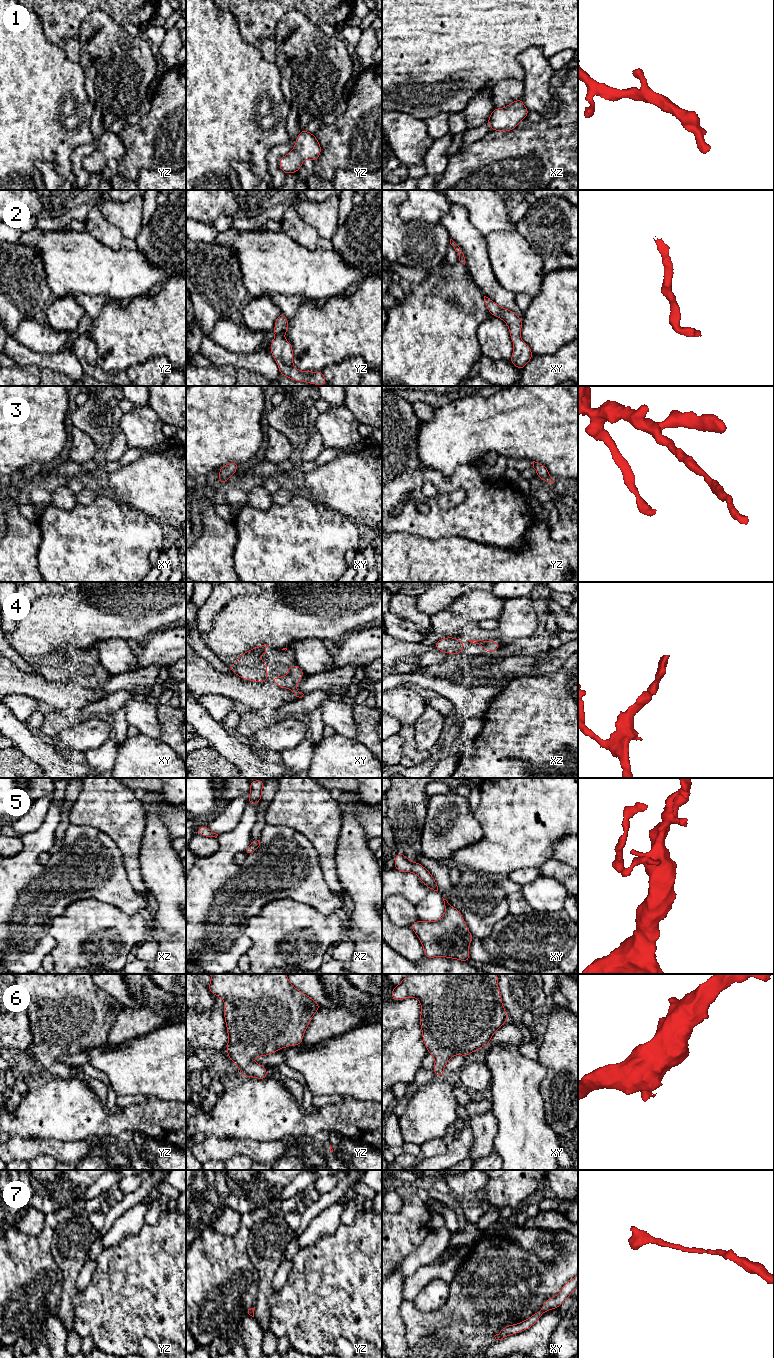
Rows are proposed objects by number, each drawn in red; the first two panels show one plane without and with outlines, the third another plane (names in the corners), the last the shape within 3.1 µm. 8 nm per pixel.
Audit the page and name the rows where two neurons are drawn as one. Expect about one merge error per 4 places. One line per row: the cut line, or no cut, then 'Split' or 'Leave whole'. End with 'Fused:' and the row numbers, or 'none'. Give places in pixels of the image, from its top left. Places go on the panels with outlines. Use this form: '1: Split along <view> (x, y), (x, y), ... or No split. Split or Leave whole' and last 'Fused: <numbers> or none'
1: No split. Leave whole
2: No split. Leave whole
3: No split. Leave whole
4: No split. Leave whole
5: No split. Leave whole
6: No split. Leave whole
7: No split. Leave whole
Fused: none

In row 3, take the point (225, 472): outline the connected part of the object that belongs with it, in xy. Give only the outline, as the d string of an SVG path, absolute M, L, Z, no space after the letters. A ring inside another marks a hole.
M230 462L219 469L219 483L224 484L232 475L236 473L239 464Z

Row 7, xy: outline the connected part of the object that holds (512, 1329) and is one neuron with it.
M578 1274L566 1282L556 1296L547 1299L539 1312L534 1313L531 1317L520 1323L503 1327L500 1333L494 1336L495 1339L501 1340L506 1336L514 1335L529 1329L541 1318L544 1313L549 1310L559 1308L576 1287L578 1287Z

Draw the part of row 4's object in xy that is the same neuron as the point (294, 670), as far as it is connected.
M292 665L288 668L288 674L282 677L274 677L271 679L278 687L288 688L296 697L302 698L303 693L296 689L298 681L304 676L304 672L297 665Z

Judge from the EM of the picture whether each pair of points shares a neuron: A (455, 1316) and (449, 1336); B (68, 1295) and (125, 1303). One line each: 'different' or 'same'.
A: different
B: different

